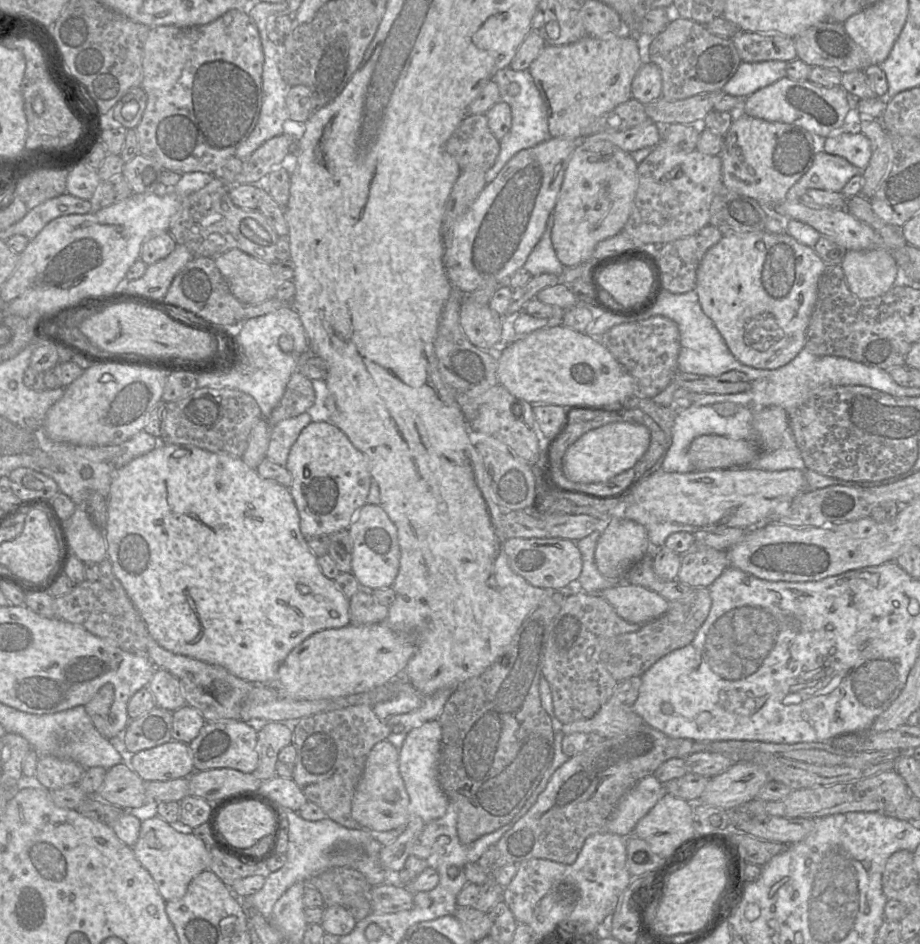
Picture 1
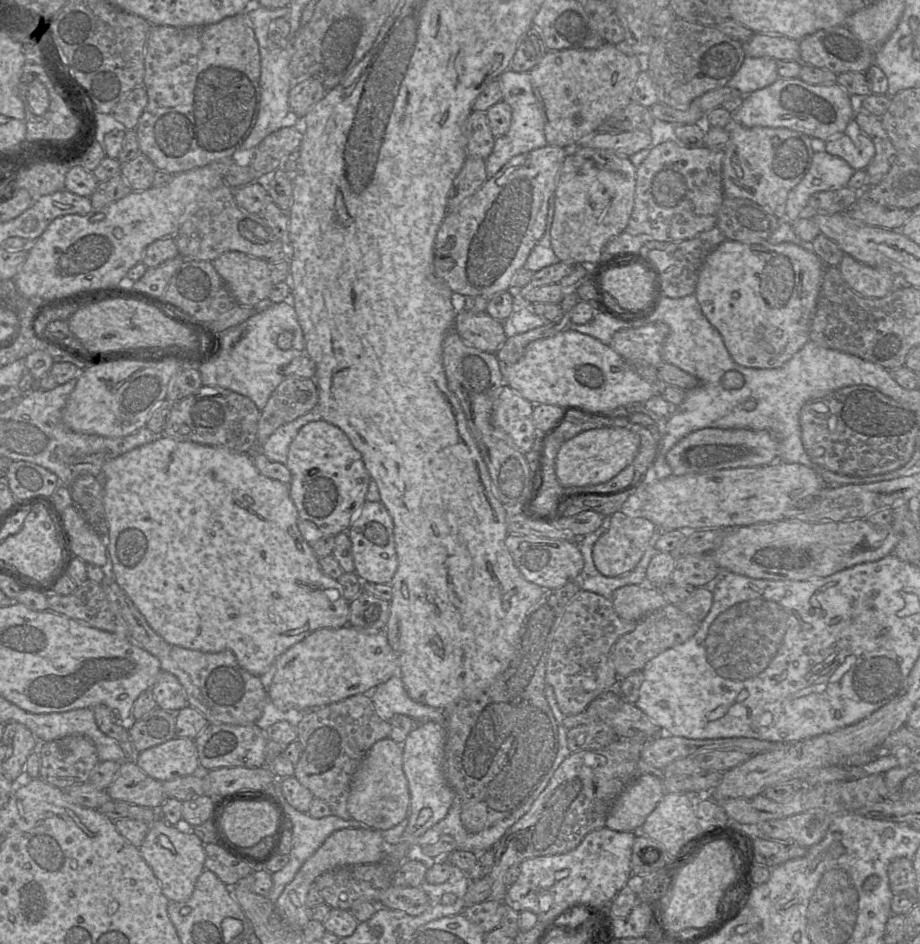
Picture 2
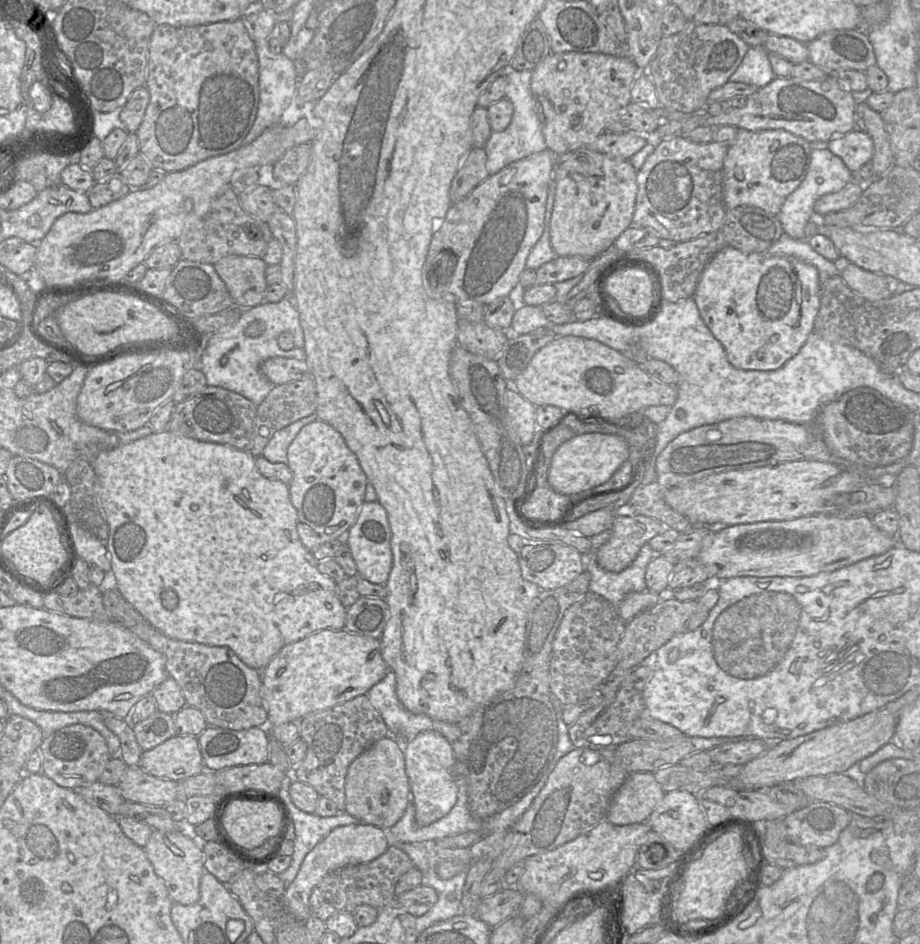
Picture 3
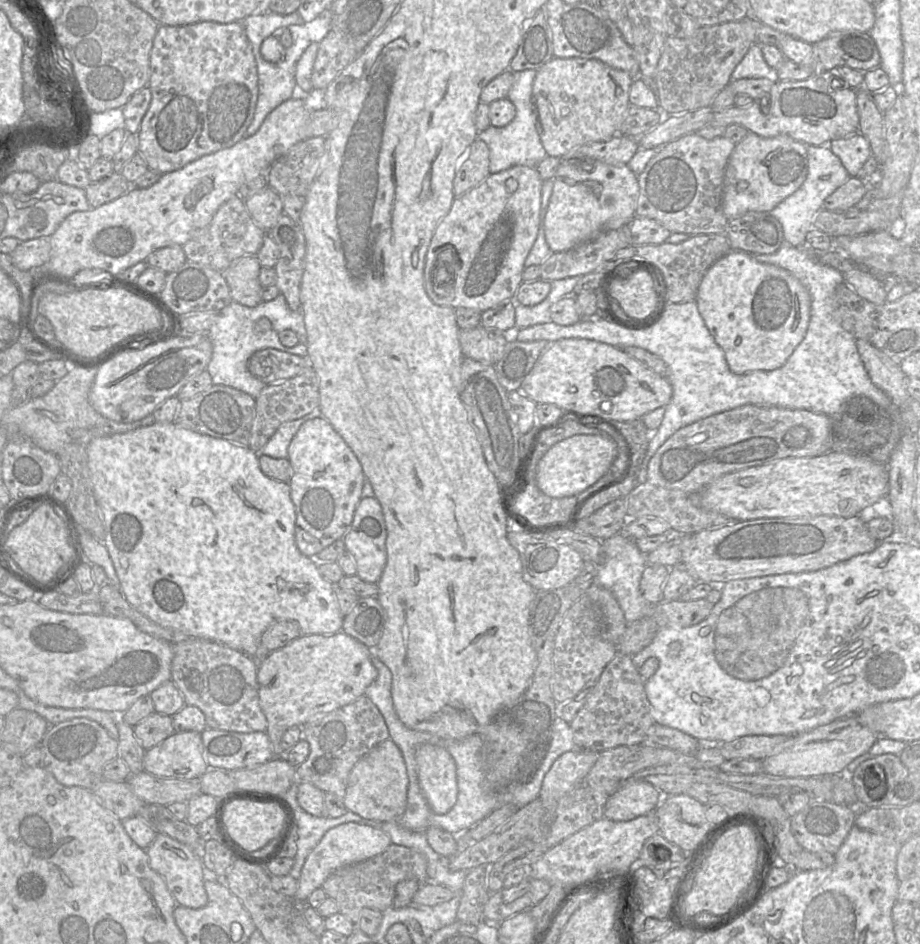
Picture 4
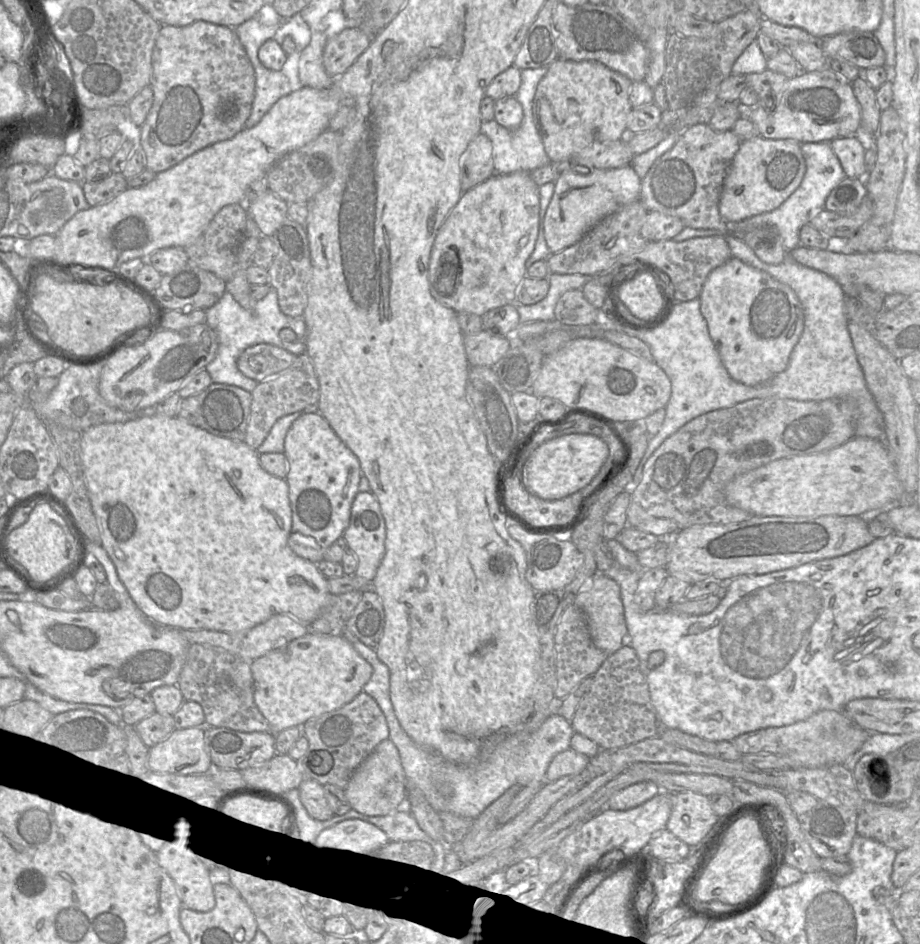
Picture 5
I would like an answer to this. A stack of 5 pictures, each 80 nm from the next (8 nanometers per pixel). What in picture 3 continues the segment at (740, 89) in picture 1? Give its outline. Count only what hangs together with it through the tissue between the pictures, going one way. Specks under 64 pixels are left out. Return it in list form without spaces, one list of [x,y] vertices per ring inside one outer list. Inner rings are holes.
[[[763,46],[750,47],[741,64],[729,77],[730,82],[742,82],[762,88],[777,77],[771,67],[768,52]]]

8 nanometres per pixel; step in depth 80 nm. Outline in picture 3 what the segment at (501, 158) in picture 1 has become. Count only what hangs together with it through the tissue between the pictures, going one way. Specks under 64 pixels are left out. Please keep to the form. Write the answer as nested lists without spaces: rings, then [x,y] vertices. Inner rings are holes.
[[[509,69],[502,75],[505,75],[507,78],[505,97],[513,104],[513,114],[507,128],[499,132],[492,131],[484,146],[487,156],[486,169],[489,175],[497,173],[514,161],[526,158],[547,148],[531,92],[532,71]]]

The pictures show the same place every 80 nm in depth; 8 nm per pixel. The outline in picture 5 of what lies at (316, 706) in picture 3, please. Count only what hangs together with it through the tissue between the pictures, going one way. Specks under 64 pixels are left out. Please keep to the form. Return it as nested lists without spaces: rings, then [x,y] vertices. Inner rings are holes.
[[[308,631],[305,635],[290,641],[283,648],[278,648],[251,662],[251,672],[254,681],[254,699],[258,709],[270,724],[270,732],[277,735],[279,732],[292,726],[302,726],[311,718],[319,717],[325,713],[335,711],[351,702],[360,692],[372,676],[372,666],[368,663],[353,646],[339,633],[320,634]]]

